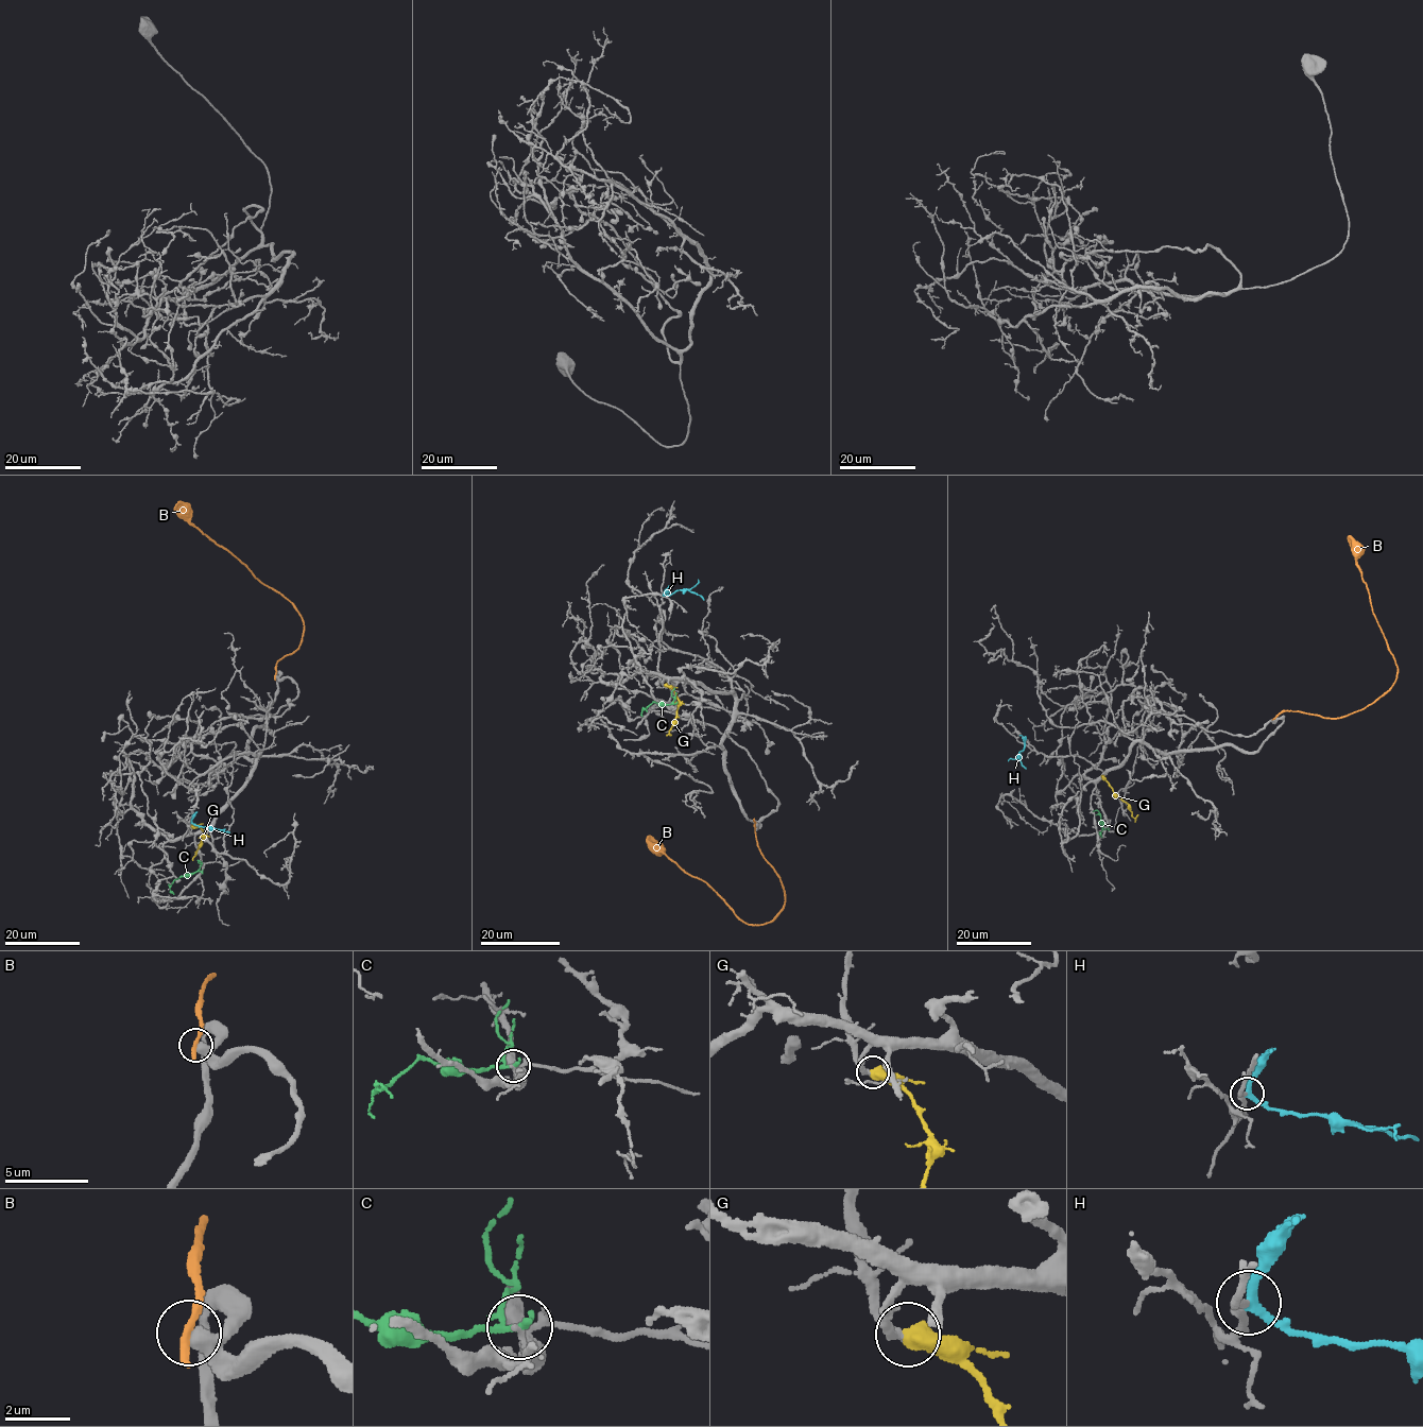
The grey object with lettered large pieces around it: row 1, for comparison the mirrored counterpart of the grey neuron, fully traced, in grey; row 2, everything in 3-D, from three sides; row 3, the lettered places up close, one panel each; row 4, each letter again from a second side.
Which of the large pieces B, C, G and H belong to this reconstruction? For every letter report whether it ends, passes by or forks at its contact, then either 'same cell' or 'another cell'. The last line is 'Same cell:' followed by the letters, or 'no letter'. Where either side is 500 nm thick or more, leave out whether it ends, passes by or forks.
B: it ends; another cell
C: it forks; another cell
G: same cell
H: it passes by; another cell
Same cell: G

